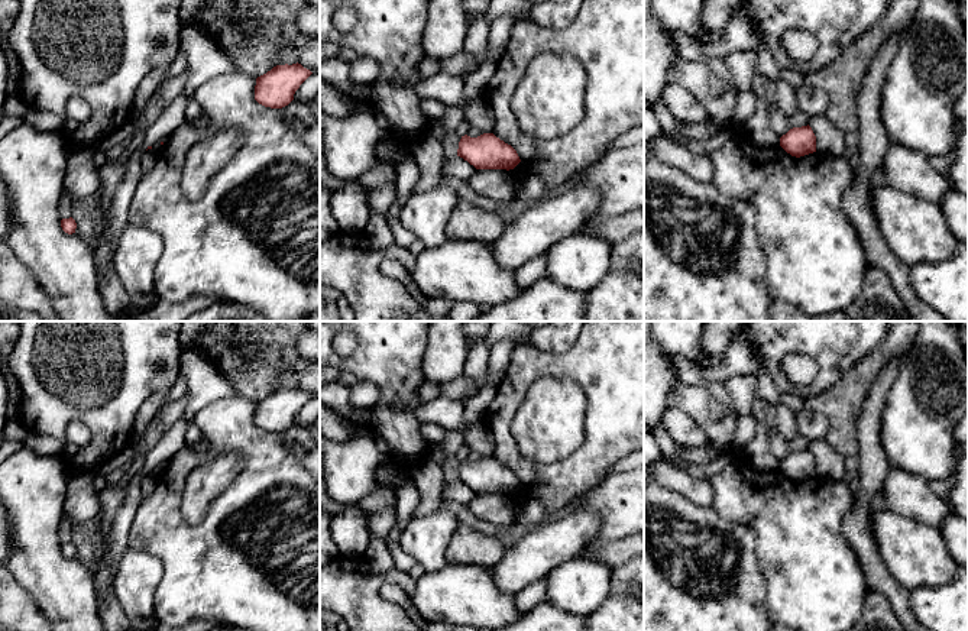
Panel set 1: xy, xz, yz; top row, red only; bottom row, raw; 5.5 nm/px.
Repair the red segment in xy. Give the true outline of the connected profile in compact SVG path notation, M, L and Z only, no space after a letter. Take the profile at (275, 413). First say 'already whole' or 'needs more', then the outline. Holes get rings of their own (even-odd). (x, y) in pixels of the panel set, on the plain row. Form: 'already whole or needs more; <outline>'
already whole; M301 388L276 389L256 402L255 424L271 433L282 433L294 424L295 415L313 397Z

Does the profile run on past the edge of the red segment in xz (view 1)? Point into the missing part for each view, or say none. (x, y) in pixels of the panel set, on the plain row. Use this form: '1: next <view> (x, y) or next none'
1: next none

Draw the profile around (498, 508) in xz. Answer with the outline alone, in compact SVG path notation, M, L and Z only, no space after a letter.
M476 494L467 507L476 517L486 522L499 527L515 524L515 504L506 494Z

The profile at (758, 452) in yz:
M757 397L752 401L752 412L757 421L757 434L754 440L744 449L745 456L750 462L761 470L777 470L780 469L780 462L770 450L770 440L768 440L768 424L764 414L764 401Z

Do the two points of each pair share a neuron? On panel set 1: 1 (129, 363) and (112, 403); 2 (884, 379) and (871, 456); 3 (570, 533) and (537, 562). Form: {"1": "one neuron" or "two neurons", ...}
{"1": "one neuron", "2": "one neuron", "3": "one neuron"}

